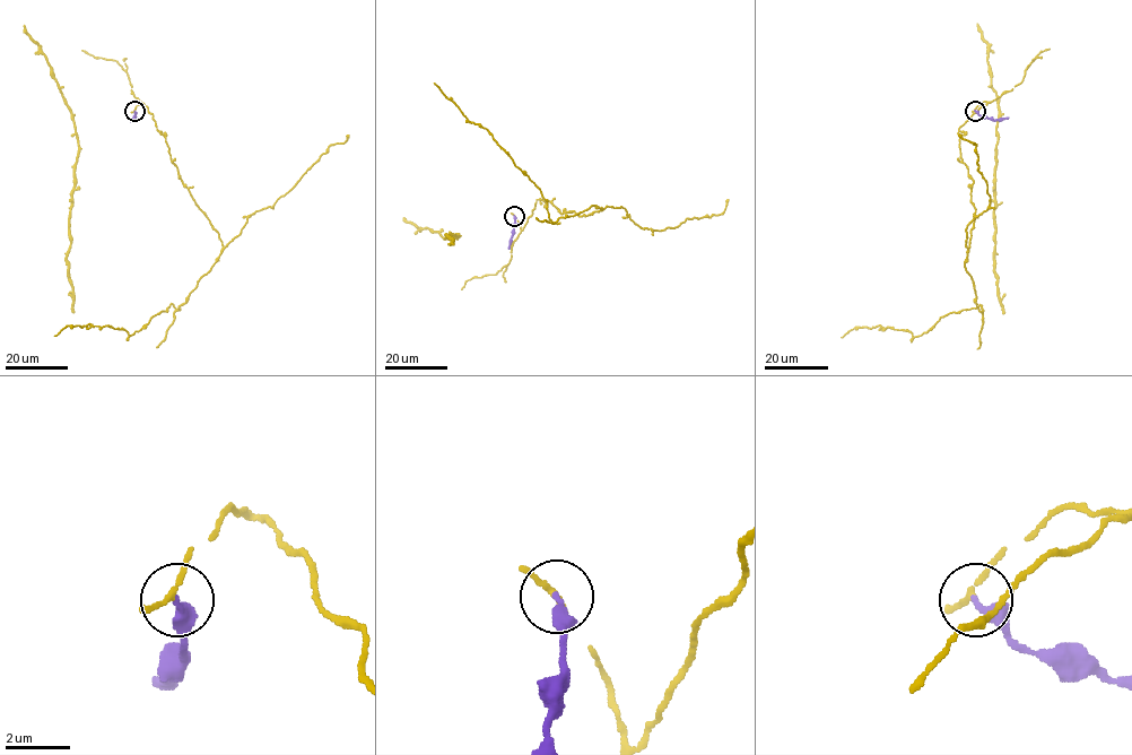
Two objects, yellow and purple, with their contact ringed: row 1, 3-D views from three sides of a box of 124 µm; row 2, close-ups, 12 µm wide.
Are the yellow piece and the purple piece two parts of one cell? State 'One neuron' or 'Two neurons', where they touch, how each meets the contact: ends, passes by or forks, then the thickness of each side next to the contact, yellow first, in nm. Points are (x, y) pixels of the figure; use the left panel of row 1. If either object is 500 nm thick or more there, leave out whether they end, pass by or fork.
Two neurons. Place: (135, 111). At the ring yellow passes by. At the ring purple ends. Thickness 140 nm (yellow) against 360 nm

